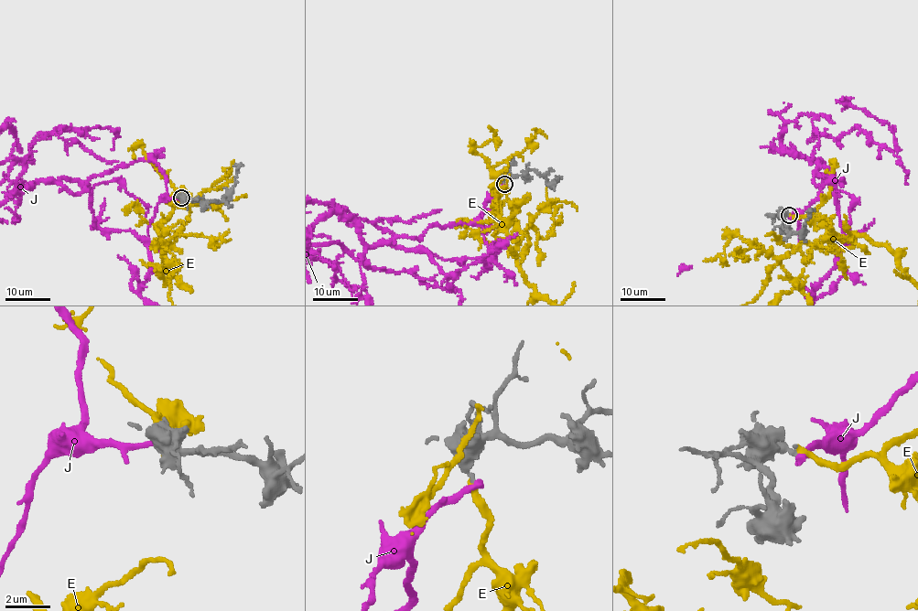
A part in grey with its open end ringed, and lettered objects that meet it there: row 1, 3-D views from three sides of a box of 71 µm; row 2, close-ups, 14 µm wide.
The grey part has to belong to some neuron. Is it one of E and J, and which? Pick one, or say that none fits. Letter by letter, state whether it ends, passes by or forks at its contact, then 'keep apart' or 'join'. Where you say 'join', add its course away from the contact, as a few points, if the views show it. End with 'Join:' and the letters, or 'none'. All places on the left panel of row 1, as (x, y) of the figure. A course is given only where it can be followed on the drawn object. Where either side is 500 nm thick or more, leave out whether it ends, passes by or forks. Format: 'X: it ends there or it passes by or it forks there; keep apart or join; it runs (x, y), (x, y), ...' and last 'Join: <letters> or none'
E: it ends there; join
J: it ends there; keep apart
Join: E

